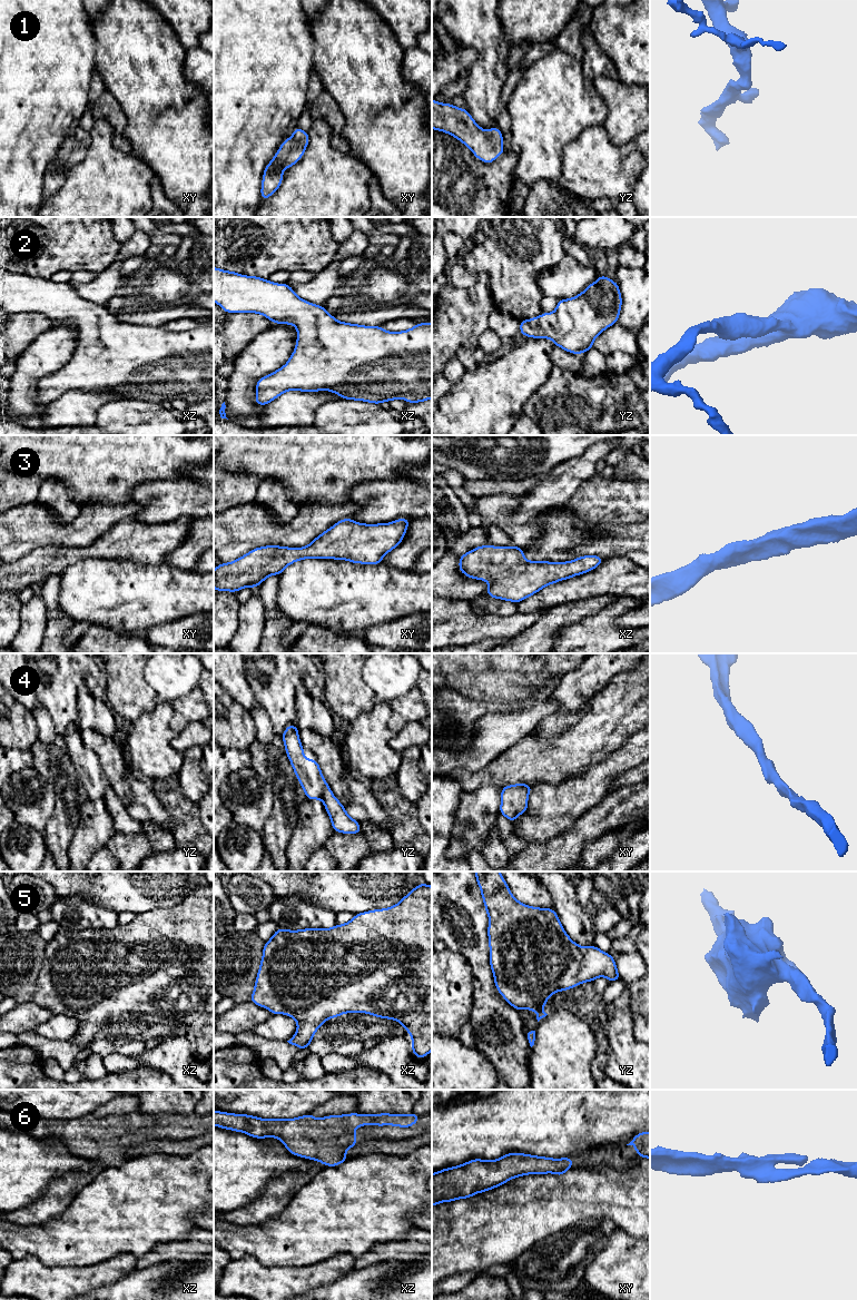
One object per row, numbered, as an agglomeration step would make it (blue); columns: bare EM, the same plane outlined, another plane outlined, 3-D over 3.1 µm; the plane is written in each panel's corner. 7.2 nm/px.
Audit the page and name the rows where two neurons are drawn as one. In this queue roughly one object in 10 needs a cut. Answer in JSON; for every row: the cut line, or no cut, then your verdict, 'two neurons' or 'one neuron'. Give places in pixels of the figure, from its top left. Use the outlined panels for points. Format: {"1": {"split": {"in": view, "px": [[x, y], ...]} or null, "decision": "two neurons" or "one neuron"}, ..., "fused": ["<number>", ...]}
{"1": {"split": null, "decision": "one neuron"}, "2": {"split": null, "decision": "one neuron"}, "3": {"split": null, "decision": "one neuron"}, "4": {"split": null, "decision": "one neuron"}, "5": {"split": null, "decision": "one neuron"}, "6": {"split": null, "decision": "one neuron"}, "fused": []}

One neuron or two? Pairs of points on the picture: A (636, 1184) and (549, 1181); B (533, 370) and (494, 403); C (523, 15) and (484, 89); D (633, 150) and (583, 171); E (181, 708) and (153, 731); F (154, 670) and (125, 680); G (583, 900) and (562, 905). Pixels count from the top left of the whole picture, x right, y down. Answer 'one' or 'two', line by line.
A: one
B: one
C: two
D: one
E: two
F: two
G: two

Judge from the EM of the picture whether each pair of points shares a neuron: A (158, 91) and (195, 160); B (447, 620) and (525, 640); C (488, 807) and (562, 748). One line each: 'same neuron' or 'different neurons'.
A: same neuron
B: different neurons
C: different neurons

